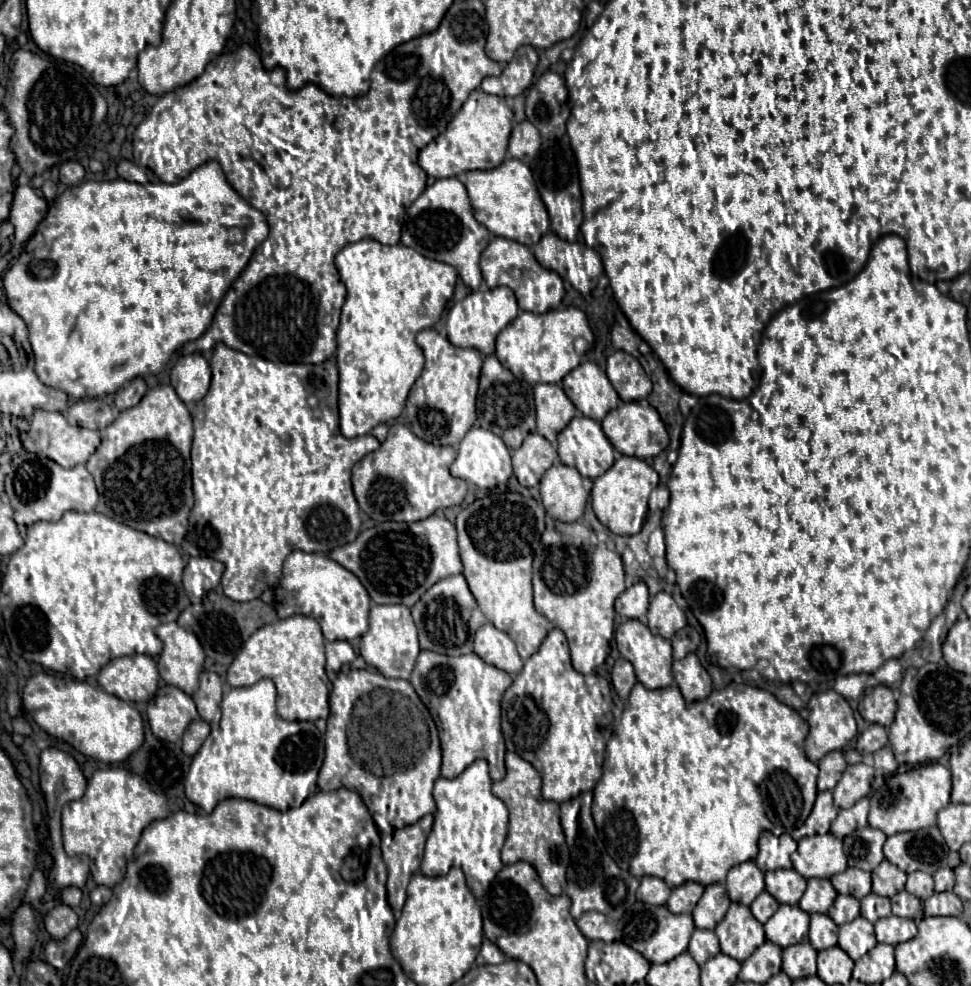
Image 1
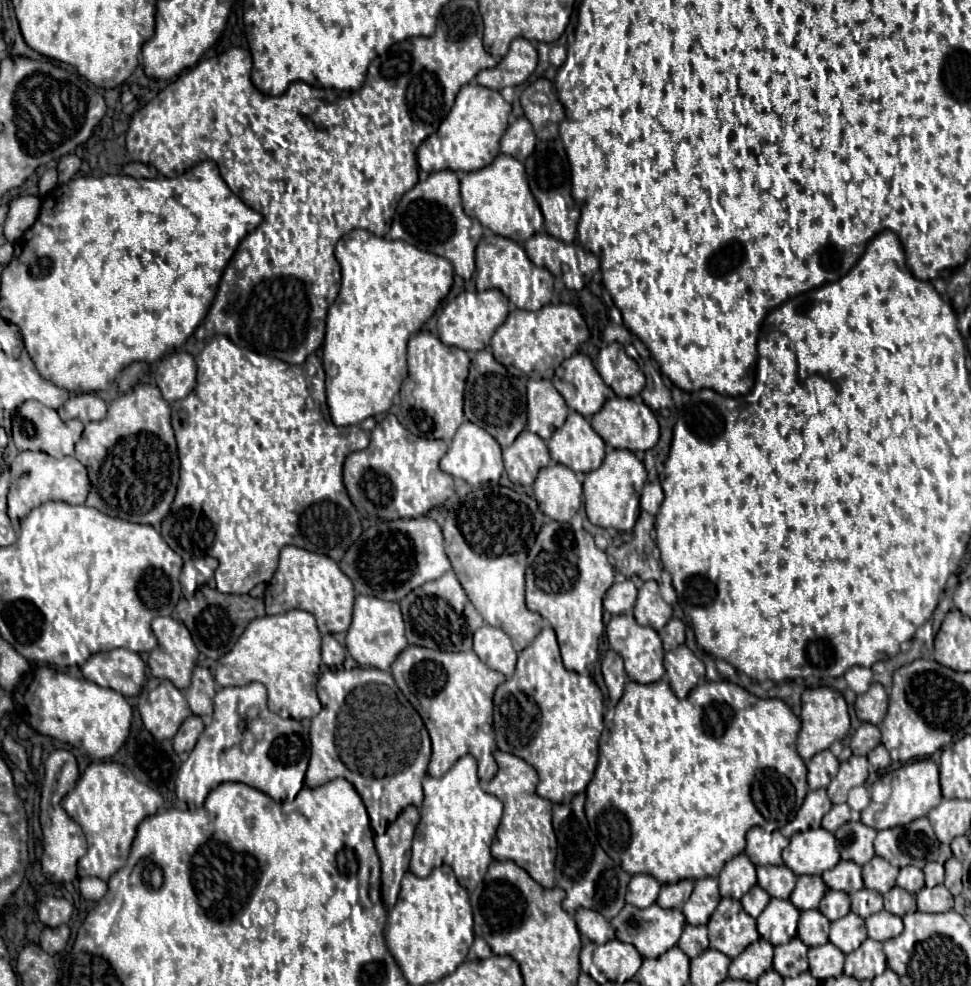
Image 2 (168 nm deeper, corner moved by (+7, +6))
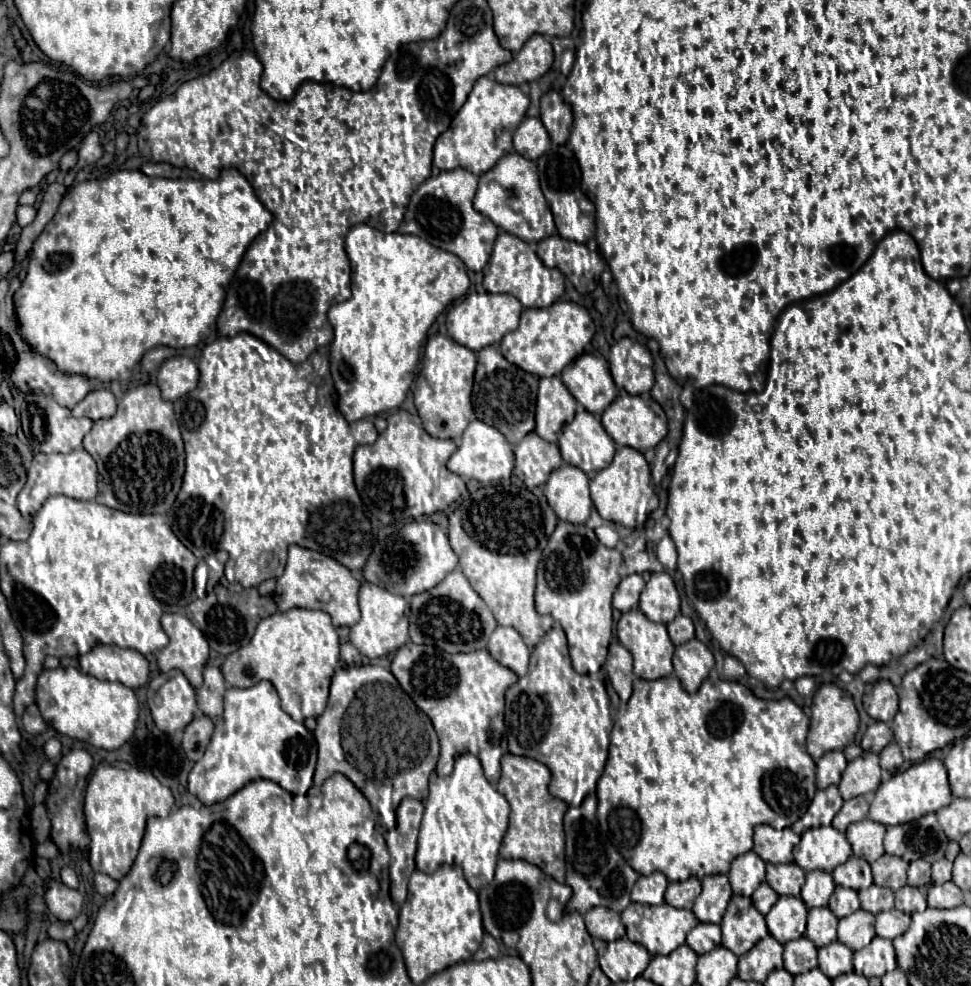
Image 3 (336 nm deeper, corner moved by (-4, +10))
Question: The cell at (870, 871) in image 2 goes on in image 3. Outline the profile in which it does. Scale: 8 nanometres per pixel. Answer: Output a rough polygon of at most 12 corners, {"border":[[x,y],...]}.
{"border":[[883,854],[871,864],[873,882],[891,890],[907,884],[907,862]]}

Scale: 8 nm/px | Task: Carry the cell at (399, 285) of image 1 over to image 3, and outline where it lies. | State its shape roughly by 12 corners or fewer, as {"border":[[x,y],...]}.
{"border":[[357,224],[351,298],[329,308],[353,420],[397,408],[465,264]]}

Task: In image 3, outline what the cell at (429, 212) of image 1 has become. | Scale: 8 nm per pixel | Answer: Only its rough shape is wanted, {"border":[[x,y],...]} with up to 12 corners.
{"border":[[463,168],[413,192],[399,232],[483,270],[497,226]]}

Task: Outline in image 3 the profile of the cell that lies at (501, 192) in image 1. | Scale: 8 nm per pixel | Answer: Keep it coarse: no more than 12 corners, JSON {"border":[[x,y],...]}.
{"border":[[535,162],[479,176],[473,208],[525,242],[556,231]]}

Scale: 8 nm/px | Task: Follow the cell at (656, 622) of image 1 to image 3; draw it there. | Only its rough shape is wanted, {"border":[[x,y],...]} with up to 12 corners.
{"border":[[667,572],[651,574],[641,612],[667,624],[679,614],[679,594]]}

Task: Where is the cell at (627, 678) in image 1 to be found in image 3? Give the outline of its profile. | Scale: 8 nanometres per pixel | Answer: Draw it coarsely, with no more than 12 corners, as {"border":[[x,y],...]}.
{"border":[[617,640],[605,670],[625,704],[631,696],[633,658]]}

